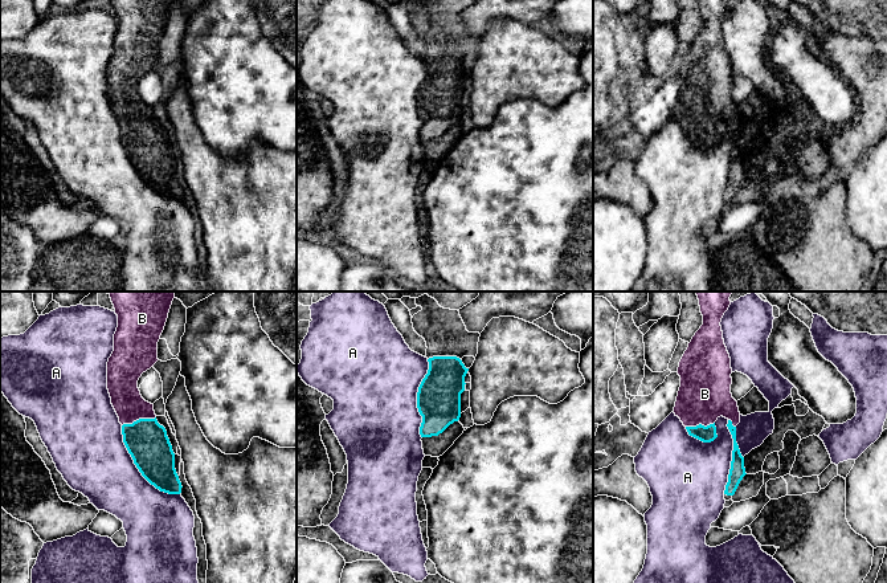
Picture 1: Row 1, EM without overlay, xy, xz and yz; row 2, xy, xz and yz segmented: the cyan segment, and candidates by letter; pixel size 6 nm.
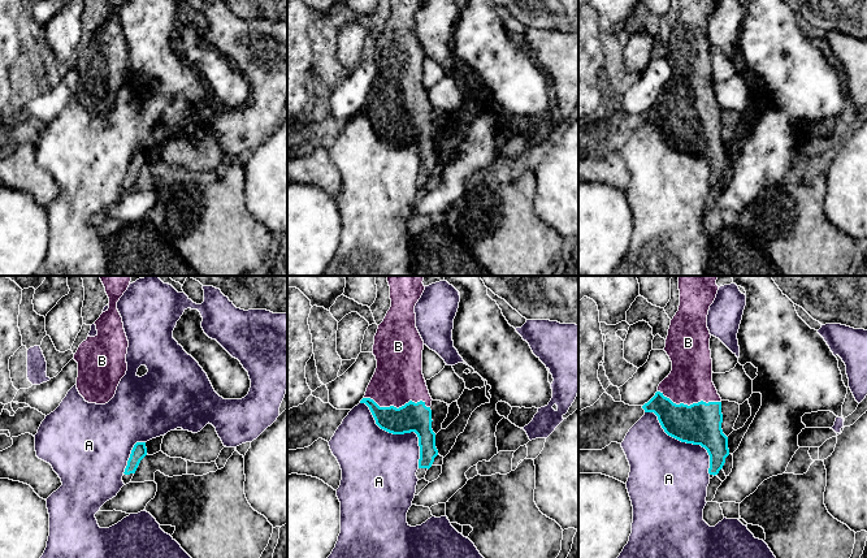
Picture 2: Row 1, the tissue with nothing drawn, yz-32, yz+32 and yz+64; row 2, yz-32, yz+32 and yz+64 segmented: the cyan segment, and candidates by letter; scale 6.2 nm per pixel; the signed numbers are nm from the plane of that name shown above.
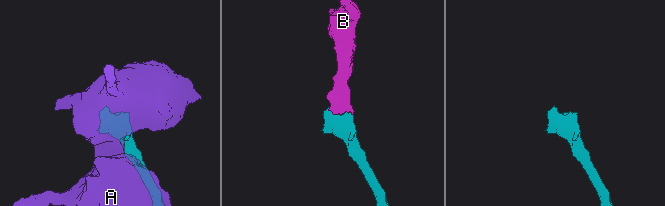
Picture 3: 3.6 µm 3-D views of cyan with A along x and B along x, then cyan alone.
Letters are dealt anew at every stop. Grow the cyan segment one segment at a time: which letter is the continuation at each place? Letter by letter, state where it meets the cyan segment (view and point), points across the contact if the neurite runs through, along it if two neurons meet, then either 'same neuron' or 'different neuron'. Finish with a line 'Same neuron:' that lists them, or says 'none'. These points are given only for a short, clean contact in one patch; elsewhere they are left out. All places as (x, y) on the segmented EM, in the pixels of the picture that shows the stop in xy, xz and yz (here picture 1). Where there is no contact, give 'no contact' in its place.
A: yz (732, 457) | different neuron
B: xy (139, 419) | across xy (146, 440), (139, 428), (139, 419), (126, 399), (122, 382) | same neuron
Same neuron: B

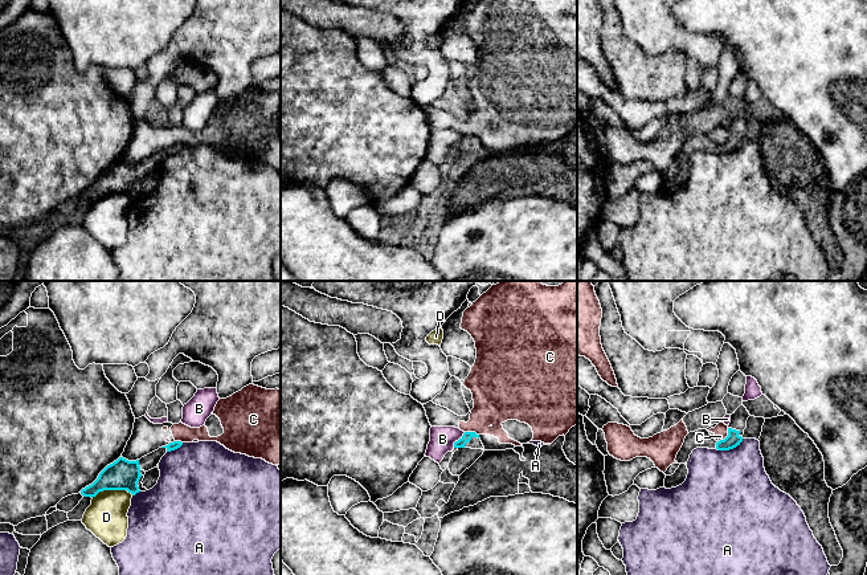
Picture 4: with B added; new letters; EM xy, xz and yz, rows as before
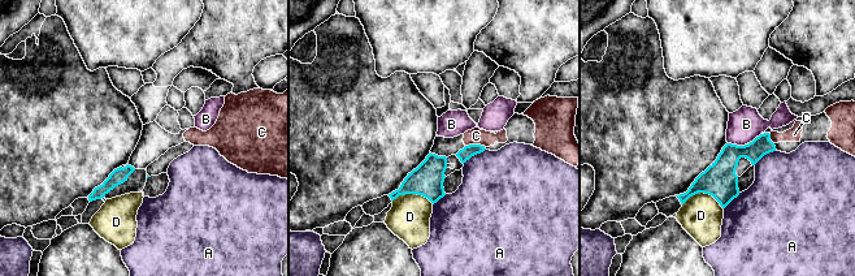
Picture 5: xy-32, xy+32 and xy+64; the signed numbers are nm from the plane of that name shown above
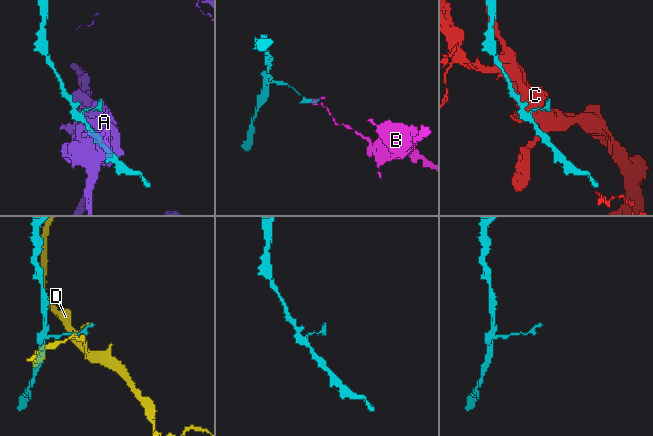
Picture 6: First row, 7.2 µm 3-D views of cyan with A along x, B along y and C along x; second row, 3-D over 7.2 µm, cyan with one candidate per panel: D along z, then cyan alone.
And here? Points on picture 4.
A: yz (730, 448) | different neuron
B: xz (458, 440) | along xz (465, 432), (453, 447) | different neuron
C: yz (727, 436) | along yz (728, 428), (728, 433), (719, 441) | different neuron
D: xy (111, 489) | different neuron
Same neuron: none

